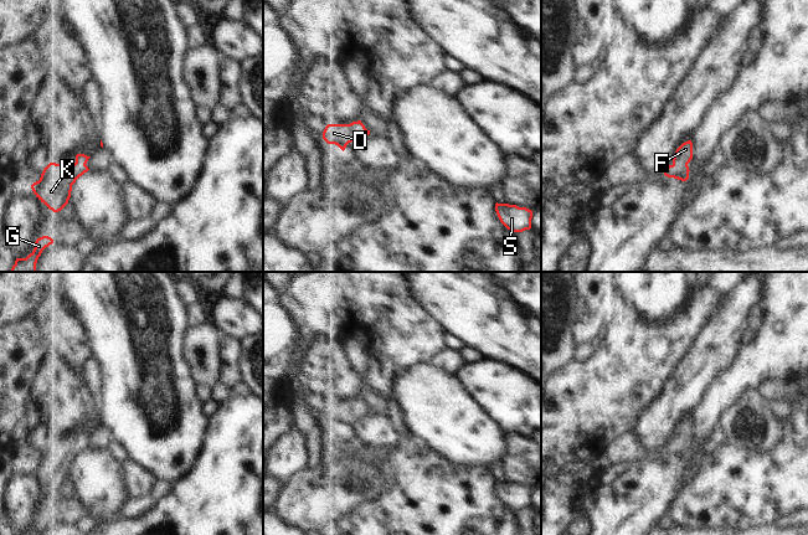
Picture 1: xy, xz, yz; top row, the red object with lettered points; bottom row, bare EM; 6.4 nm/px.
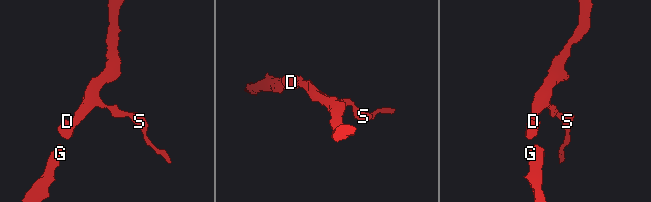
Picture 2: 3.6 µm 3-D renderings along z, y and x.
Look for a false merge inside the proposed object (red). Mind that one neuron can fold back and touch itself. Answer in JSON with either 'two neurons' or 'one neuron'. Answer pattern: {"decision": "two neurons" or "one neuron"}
{"decision": "one neuron"}

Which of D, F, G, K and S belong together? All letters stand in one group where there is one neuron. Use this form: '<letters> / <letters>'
D F G K S

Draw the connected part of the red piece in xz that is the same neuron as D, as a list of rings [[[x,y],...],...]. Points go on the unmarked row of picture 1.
[[[357,398],[350,402],[328,402],[323,410],[323,417],[328,422],[338,423],[344,429],[349,421],[365,417],[369,412],[370,408],[361,398]]]

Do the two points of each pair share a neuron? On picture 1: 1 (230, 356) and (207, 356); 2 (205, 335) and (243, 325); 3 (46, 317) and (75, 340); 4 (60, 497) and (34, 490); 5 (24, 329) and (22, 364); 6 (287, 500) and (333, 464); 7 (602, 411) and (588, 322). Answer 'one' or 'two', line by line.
1: two
2: two
3: one
4: two
5: one
6: one
7: two

